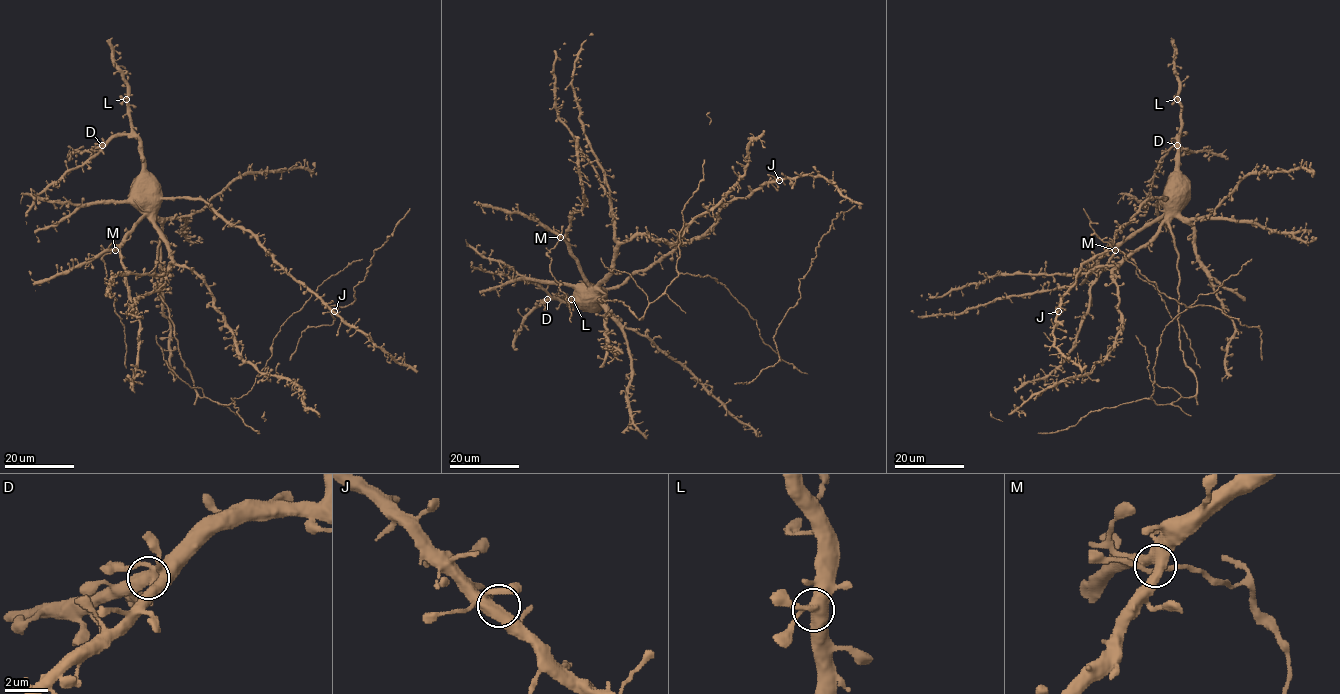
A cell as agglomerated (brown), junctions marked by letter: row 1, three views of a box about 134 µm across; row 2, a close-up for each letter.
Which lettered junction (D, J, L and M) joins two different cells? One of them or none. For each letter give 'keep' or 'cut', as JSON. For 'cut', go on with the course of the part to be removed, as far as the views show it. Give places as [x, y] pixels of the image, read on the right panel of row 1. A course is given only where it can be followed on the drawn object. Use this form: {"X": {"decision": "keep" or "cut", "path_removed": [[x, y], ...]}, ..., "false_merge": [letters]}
{"D": {"decision": "keep"}, "J": {"decision": "keep"}, "L": {"decision": "keep"}, "M": {"decision": "keep"}, "false_merge": []}

